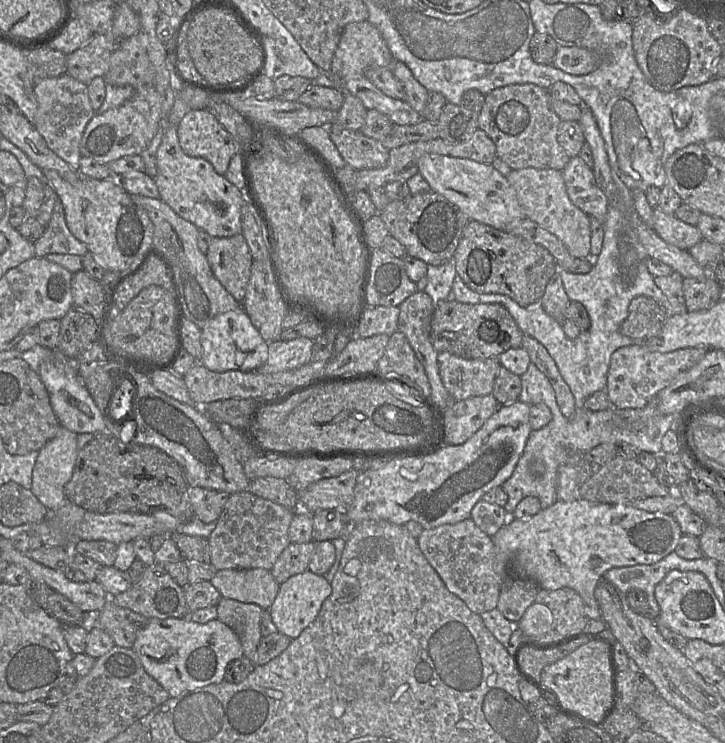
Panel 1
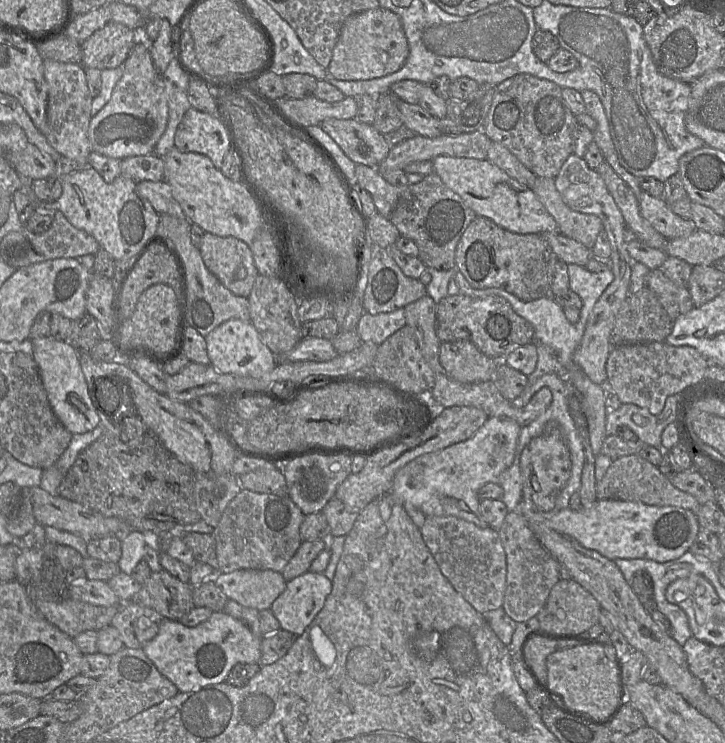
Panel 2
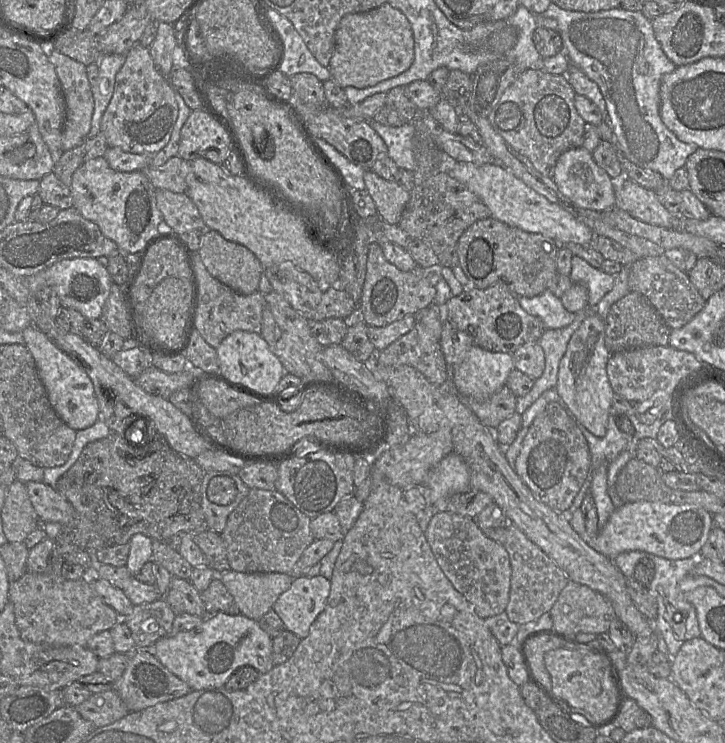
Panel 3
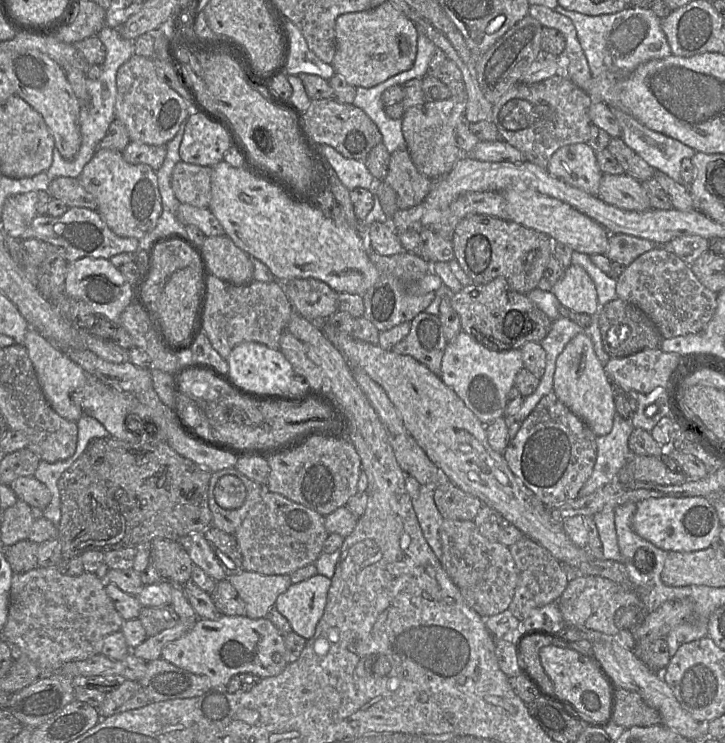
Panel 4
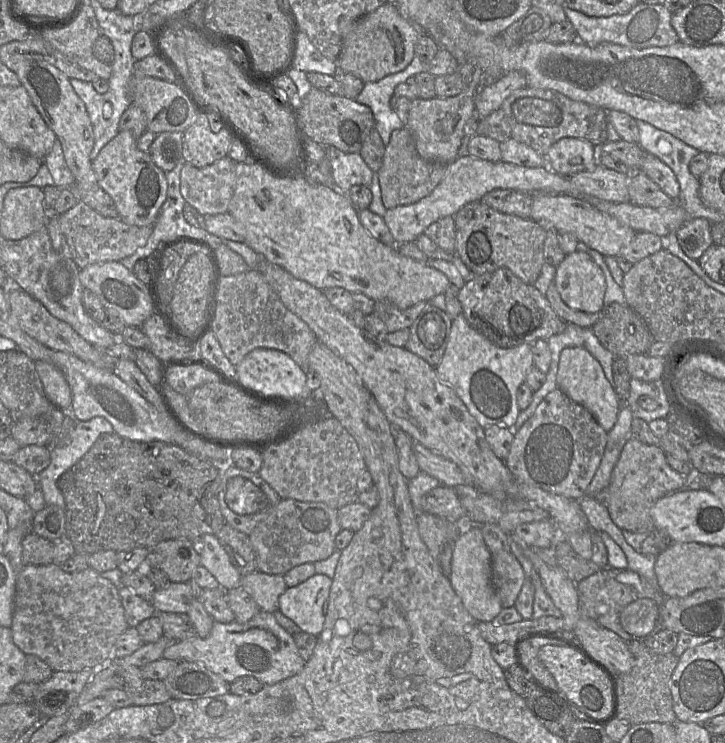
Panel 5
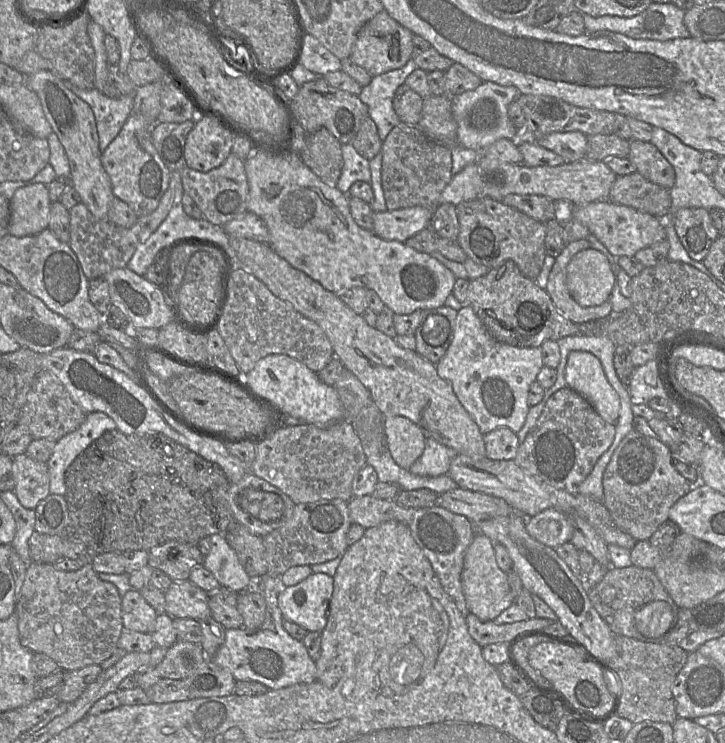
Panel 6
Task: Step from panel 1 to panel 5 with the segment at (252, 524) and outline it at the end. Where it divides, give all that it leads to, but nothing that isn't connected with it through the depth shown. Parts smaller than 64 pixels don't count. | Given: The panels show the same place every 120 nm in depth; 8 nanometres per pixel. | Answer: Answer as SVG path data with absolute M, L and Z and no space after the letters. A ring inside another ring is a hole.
M281 499L275 511L248 535L256 555L257 570L284 575L298 565L327 559L336 550L335 538L342 530L337 511L323 502Z

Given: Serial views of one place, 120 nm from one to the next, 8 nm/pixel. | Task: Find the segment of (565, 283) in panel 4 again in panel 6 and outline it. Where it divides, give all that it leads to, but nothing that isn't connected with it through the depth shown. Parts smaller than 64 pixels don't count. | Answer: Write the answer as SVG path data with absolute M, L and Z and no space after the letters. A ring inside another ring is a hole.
M586 249L575 254L566 268L570 296L582 307L594 307L609 301L616 275L604 254Z

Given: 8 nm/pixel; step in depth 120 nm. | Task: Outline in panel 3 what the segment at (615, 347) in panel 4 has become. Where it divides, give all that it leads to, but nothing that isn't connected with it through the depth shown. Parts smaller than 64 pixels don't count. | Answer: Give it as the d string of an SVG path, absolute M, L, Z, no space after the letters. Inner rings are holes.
M630 291L610 307L605 321L604 341L610 353L649 346L667 346L670 331L650 302L639 292Z

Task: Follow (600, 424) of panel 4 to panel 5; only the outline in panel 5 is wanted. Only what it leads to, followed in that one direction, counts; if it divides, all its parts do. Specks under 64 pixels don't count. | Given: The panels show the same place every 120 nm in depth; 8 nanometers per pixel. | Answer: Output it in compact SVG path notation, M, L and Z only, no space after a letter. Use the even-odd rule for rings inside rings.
M582 347L563 349L560 353L556 382L557 388L572 401L585 407L606 432L614 427L621 402L615 389L605 377L600 363L589 351Z

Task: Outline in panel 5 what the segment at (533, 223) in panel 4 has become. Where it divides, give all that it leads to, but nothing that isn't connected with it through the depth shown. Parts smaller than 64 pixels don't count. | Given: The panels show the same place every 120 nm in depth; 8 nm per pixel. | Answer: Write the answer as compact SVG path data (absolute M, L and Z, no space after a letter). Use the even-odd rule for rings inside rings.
M534 194L530 219L562 233L571 233L589 248L603 256L617 257L637 233L629 226L604 213L583 197L555 194Z

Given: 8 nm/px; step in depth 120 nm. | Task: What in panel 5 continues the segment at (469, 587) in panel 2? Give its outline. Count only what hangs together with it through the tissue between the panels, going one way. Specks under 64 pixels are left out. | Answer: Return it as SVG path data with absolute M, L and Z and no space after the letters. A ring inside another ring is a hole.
M510 551L492 554L492 582L502 608L514 606L524 580L524 570Z

